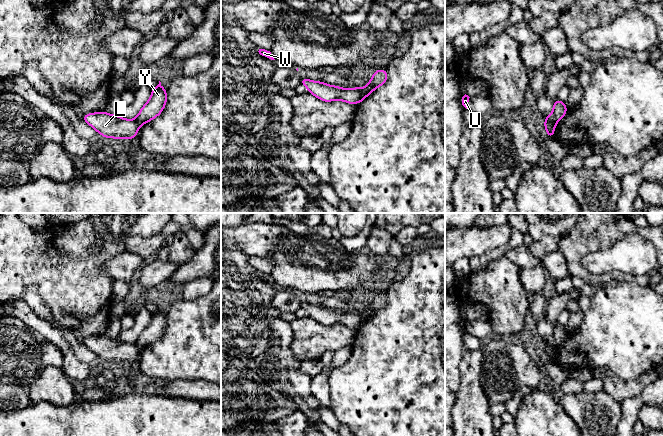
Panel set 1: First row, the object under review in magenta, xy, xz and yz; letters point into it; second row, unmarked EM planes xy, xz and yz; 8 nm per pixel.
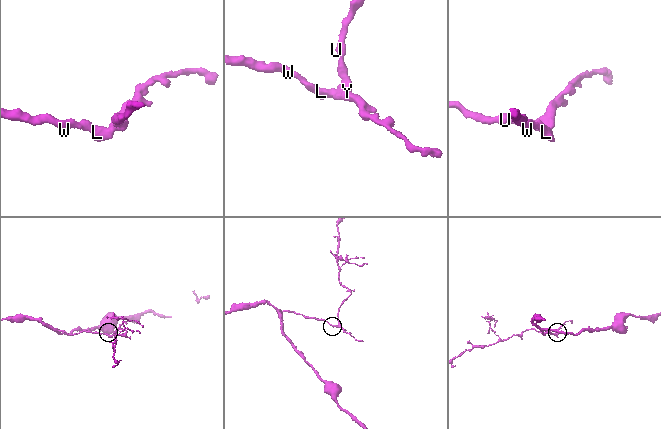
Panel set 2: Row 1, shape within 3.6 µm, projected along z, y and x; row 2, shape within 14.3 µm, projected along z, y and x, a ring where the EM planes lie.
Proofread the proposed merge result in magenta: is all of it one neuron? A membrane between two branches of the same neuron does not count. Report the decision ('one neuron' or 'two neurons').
two neurons

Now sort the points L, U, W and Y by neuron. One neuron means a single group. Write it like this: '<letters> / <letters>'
L W / U Y

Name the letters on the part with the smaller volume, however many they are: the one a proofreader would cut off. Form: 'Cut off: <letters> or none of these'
Cut off: U, Y

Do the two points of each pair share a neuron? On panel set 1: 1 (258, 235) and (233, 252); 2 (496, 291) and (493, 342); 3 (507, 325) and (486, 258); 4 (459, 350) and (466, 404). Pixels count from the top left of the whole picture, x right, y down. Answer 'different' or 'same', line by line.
1: different
2: different
3: different
4: different

